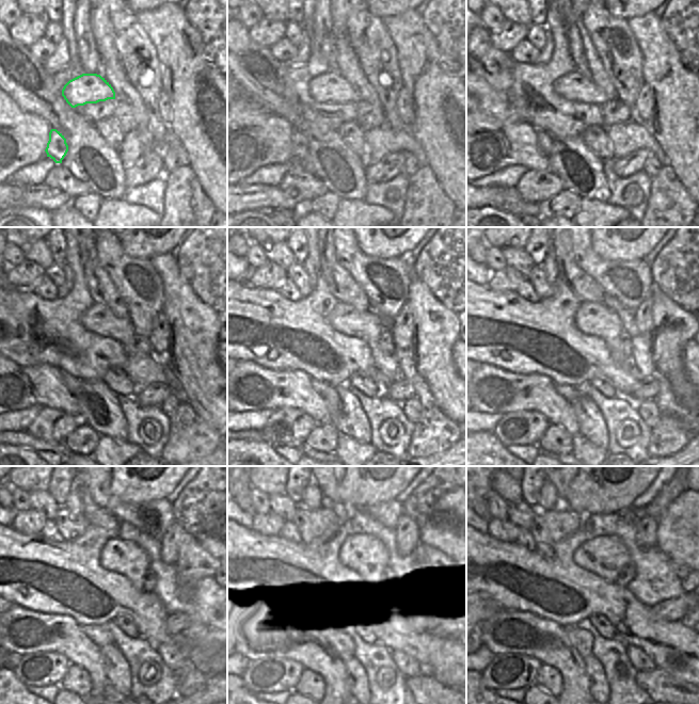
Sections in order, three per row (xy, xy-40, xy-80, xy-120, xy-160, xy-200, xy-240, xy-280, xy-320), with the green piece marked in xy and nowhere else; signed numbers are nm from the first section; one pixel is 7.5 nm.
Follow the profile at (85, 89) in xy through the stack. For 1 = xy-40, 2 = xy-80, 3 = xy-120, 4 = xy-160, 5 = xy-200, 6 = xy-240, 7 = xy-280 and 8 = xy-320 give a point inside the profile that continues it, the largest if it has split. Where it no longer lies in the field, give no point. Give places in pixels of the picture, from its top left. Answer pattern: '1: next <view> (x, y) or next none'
1: next xy-40 (331, 88)
2: next xy-80 (574, 86)
3: next xy-120 (98, 319)
4: next xy-160 (367, 325)
5: next xy-200 (593, 318)
6: next xy-240 (126, 558)
7: next xy-280 (365, 555)
8: next xy-320 (607, 556)

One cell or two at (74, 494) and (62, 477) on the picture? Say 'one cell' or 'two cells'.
two cells

